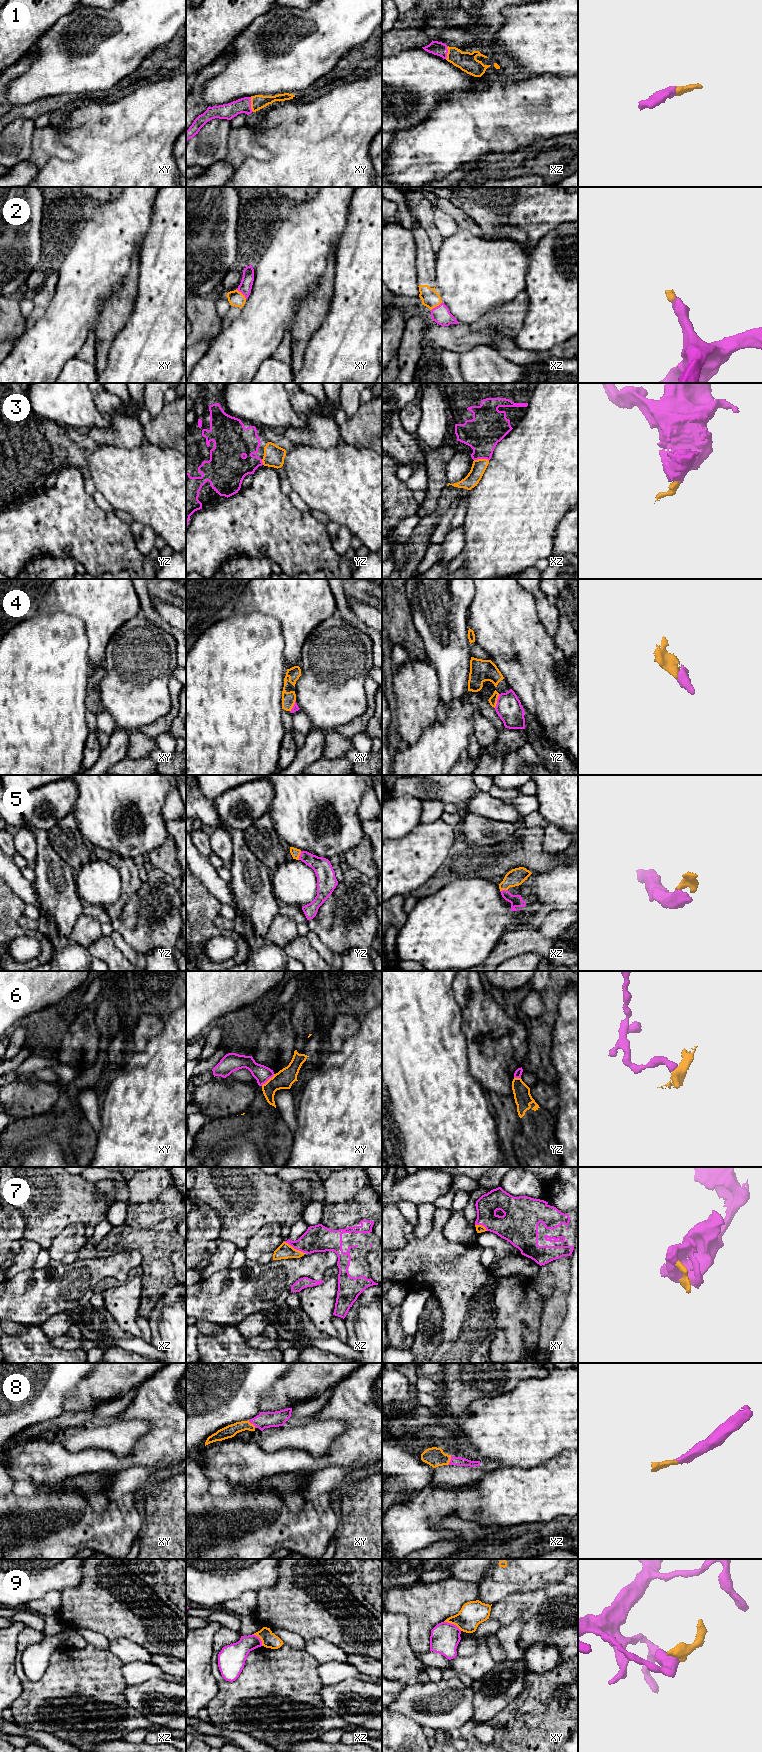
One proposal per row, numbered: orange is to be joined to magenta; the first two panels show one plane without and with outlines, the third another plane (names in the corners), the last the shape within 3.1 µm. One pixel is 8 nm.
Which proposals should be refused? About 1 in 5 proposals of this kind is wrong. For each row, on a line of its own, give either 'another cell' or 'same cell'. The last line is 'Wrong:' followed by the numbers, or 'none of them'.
1: same cell
2: same cell
3: same cell
4: same cell
5: same cell
6: another cell
7: same cell
8: same cell
9: another cell
Wrong: 6, 9

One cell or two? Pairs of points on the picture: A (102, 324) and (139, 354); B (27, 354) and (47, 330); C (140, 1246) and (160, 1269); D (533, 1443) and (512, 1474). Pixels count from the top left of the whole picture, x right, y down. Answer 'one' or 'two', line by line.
A: two
B: one
C: one
D: two

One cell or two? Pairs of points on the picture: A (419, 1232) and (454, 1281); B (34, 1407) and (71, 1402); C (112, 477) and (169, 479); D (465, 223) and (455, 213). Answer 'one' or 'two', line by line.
A: two
B: two
C: one
D: one

